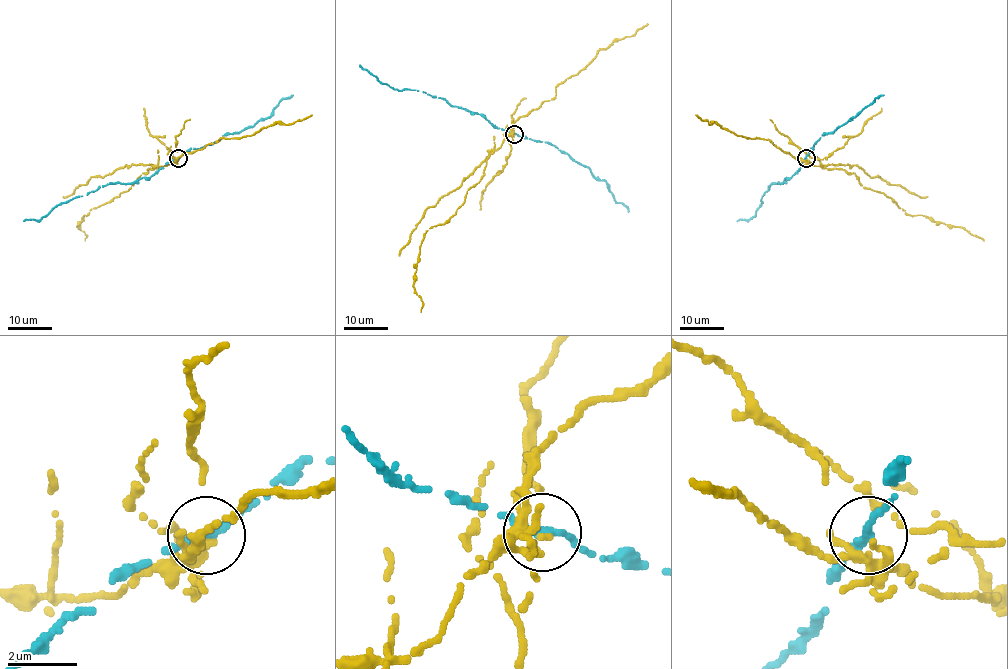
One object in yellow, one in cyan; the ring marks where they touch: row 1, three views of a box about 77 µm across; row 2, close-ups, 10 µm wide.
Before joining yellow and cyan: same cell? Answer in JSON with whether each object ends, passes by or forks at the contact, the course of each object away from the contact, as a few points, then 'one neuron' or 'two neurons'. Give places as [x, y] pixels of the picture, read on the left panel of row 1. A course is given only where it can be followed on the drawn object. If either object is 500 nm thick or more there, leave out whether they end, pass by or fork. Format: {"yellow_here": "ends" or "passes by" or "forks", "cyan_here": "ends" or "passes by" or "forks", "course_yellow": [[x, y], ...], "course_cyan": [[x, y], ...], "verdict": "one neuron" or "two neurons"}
{"yellow_here": "ends", "cyan_here": "passes by", "course_yellow": [[178, 158], [166, 166], [149, 168], [128, 191], [83, 215], [77, 226], [87, 235], [84, 241]], "course_cyan": [[178, 158], [168, 162], [150, 177], [141, 177], [128, 184], [110, 183], [59, 204], [40, 219], [23, 221]], "verdict": "two neurons"}

